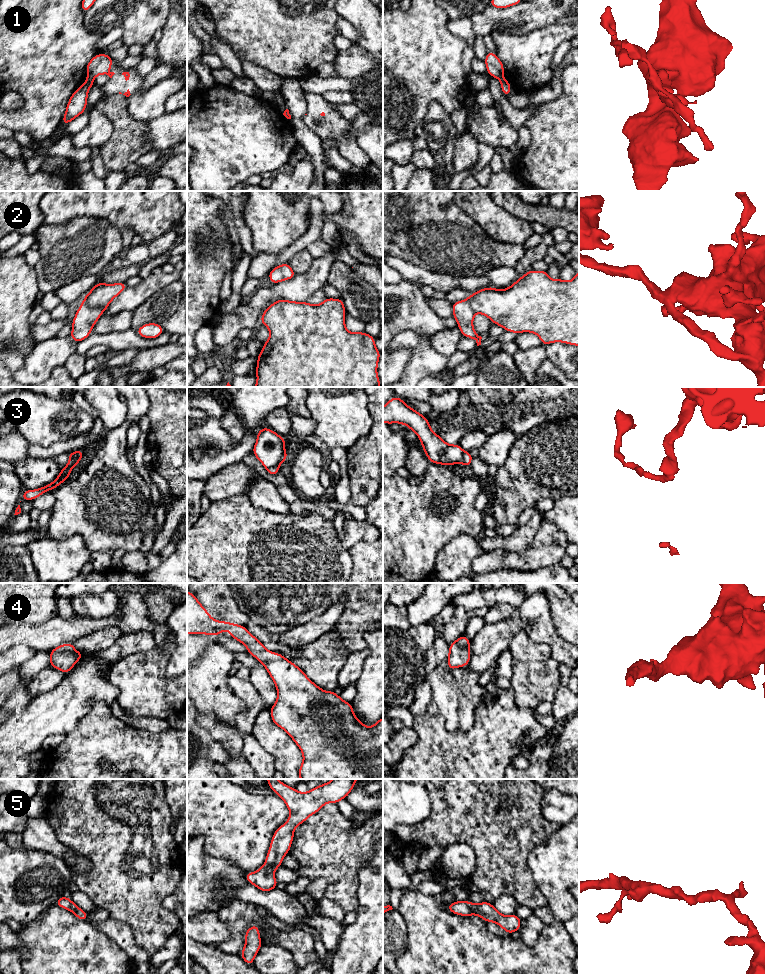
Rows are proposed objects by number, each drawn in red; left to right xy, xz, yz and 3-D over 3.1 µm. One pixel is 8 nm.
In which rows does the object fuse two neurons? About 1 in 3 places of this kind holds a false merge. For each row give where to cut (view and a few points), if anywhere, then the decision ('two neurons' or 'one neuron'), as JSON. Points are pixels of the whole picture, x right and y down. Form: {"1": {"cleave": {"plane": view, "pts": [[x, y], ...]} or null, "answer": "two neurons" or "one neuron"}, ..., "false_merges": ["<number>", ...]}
{"1": {"cleave": {"plane": "xy", "pts": [[88, 77], [92, 78]]}, "answer": "two neurons"}, "2": {"cleave": null, "answer": "one neuron"}, "3": {"cleave": {"plane": "xz", "pts": [[278, 465], [267, 469]]}, "answer": "two neurons"}, "4": {"cleave": null, "answer": "one neuron"}, "5": {"cleave": null, "answer": "one neuron"}, "false_merges": ["1", "3"]}

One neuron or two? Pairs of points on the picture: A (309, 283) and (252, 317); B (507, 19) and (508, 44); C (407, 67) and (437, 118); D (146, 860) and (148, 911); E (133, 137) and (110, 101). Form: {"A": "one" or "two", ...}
{"A": "one", "B": "two", "C": "two", "D": "one", "E": "one"}

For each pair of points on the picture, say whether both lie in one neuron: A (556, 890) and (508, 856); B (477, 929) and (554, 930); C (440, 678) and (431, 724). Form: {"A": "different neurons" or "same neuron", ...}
{"A": "different neurons", "B": "same neuron", "C": "different neurons"}

